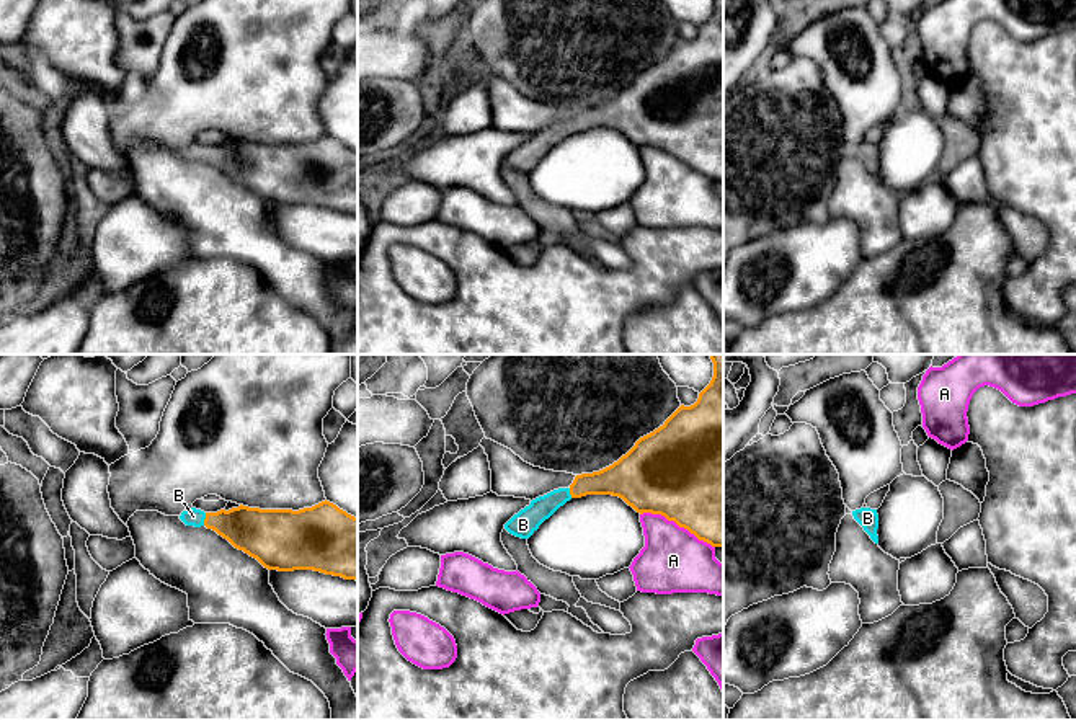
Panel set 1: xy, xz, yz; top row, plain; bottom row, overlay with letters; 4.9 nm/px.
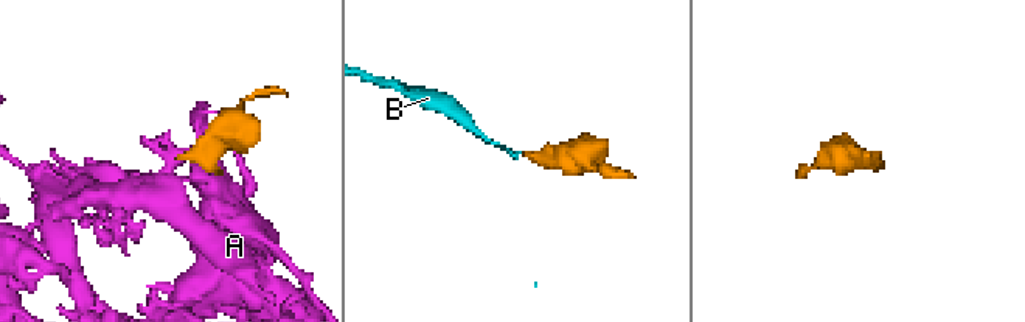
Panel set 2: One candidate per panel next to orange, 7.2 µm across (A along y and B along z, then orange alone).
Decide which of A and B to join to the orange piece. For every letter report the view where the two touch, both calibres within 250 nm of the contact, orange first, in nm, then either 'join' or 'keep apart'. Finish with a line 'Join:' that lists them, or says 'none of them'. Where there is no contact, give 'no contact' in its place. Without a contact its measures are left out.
A: xz | 500/320 nm | keep apart
B: xy | 220/90 nm | join
Join: B

